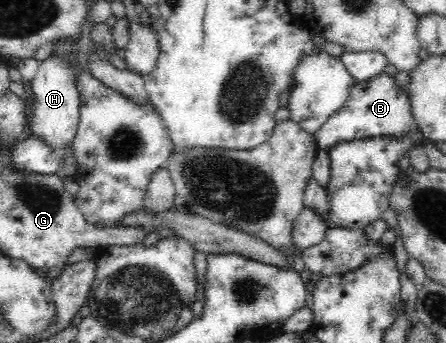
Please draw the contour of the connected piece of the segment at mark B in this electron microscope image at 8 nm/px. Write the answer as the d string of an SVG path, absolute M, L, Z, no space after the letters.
M383 72L380 77L353 85L345 104L332 113L328 121L314 134L315 141L318 148L328 150L336 143L353 139L374 138L381 134L393 137L399 136L402 131L416 131L416 122L410 113L408 97L394 82L394 78Z

